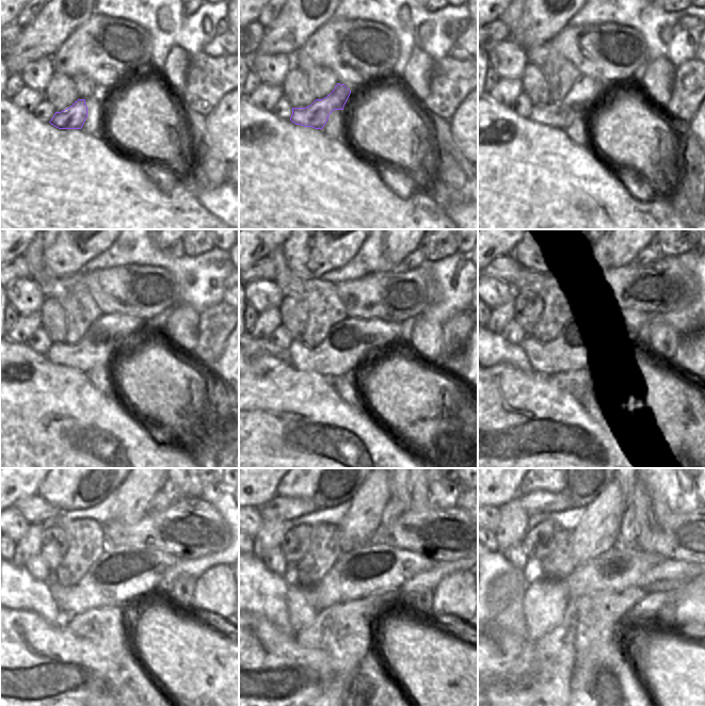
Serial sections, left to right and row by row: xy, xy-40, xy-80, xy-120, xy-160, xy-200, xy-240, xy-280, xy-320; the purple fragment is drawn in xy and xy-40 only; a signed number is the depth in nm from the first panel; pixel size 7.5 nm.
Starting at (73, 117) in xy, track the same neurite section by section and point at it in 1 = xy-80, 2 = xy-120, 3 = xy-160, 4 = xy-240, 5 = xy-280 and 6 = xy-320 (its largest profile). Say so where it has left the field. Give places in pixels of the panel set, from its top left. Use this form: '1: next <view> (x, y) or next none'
1: next xy-80 (560, 114)
2: next xy-120 (101, 339)
3: next xy-160 (350, 341)
4: next xy-240 (122, 575)
5: next xy-280 (374, 568)
6: next xy-320 (620, 567)

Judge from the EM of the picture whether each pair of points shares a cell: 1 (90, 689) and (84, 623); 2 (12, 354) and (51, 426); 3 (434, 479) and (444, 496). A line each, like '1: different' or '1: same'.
1: different
2: same
3: same

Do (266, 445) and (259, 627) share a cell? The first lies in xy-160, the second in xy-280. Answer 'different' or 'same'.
same

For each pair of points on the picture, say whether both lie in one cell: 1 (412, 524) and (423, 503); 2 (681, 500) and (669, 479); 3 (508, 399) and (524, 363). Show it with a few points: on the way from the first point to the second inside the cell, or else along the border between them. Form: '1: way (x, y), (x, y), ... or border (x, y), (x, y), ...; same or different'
1: border (410, 508), (419, 512), (435, 511), (437, 509); different
2: way (681, 495), (673, 484); same
3: border (496, 365), (510, 364), (524, 371), (534, 371); different

